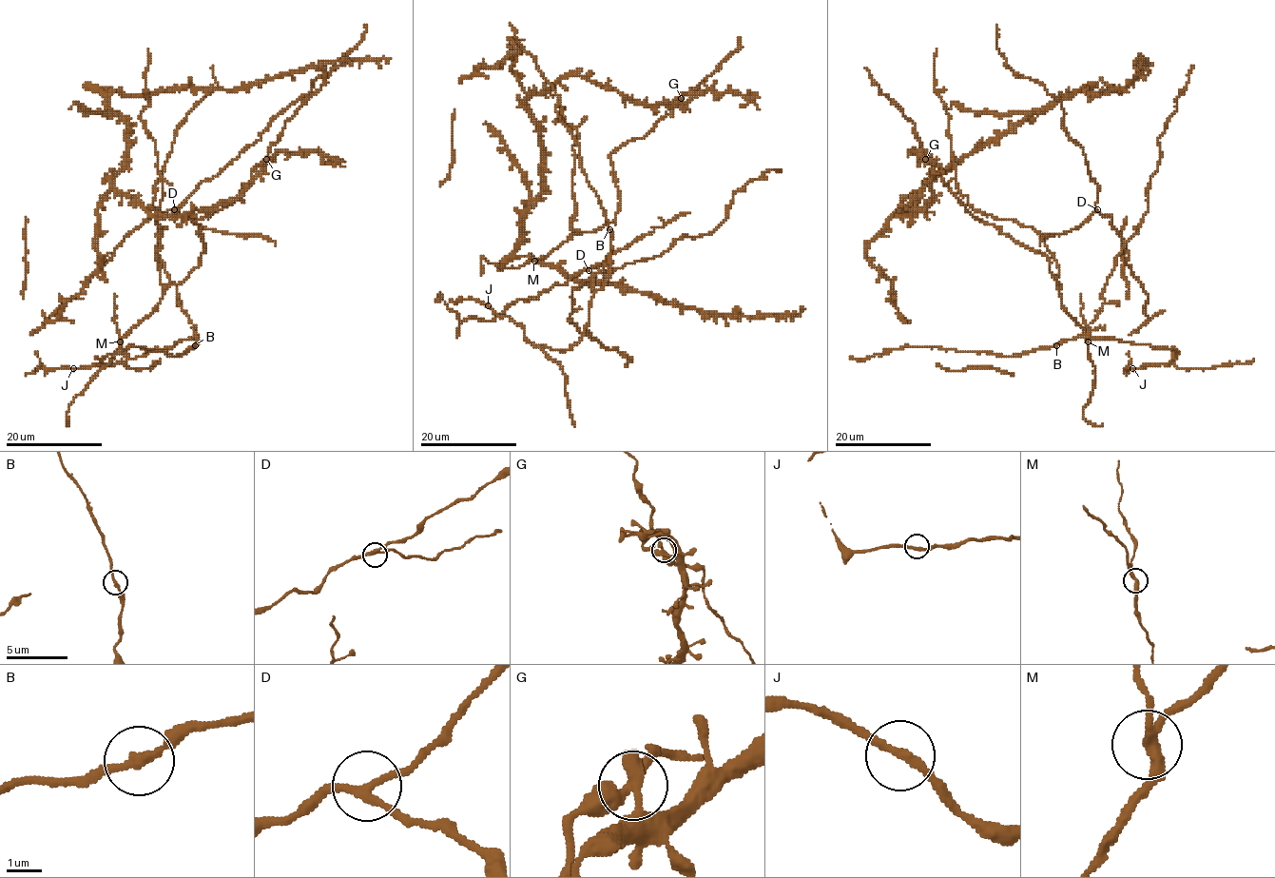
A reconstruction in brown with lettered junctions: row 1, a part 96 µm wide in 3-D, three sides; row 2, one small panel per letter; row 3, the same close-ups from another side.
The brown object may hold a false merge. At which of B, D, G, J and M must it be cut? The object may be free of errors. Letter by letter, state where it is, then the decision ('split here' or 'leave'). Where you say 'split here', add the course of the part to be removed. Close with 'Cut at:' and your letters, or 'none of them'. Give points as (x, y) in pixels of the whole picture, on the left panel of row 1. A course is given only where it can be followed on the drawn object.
B: (195, 345) | leave
D: (174, 209) | leave
G: (266, 159) | leave
J: (73, 368) | leave
M: (120, 341) | split here | (120, 341), (114, 320), (115, 294)
Cut at: M

